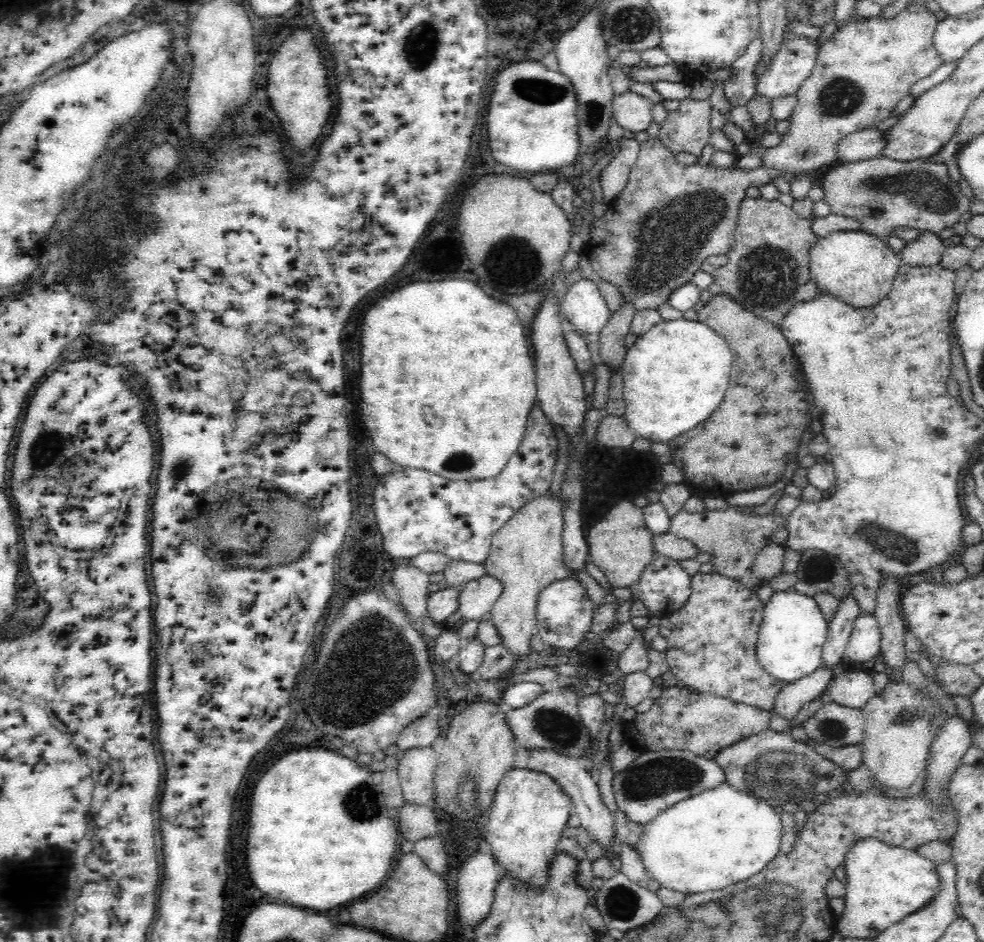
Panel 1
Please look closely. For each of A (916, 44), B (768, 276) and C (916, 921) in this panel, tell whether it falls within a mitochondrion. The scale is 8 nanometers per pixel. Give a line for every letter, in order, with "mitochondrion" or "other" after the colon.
A: other
B: mitochondrion
C: other

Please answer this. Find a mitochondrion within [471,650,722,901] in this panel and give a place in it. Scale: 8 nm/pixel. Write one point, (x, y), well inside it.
(665, 775)

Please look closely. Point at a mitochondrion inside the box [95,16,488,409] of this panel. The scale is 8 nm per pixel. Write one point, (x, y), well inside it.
(420, 45)

